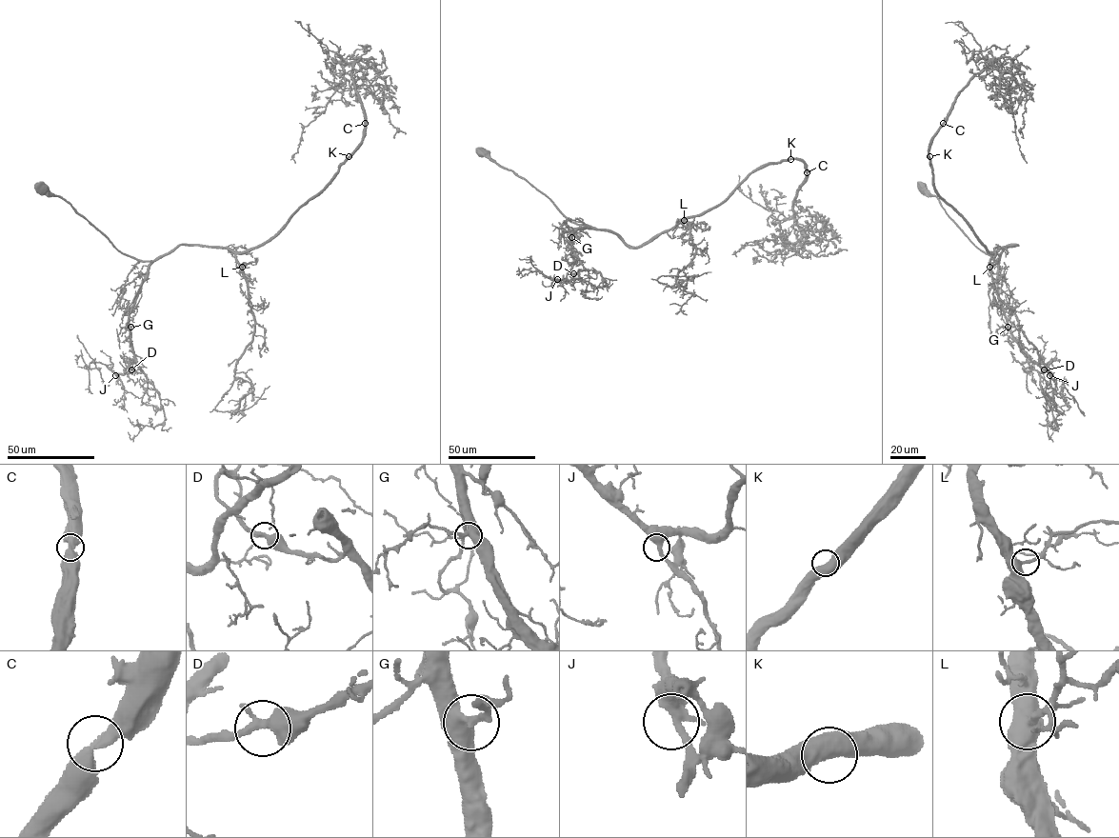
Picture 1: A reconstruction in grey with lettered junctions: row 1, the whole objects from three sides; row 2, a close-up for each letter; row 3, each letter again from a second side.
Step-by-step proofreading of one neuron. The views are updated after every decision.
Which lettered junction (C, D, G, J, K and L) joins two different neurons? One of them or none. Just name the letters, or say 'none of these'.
none of these

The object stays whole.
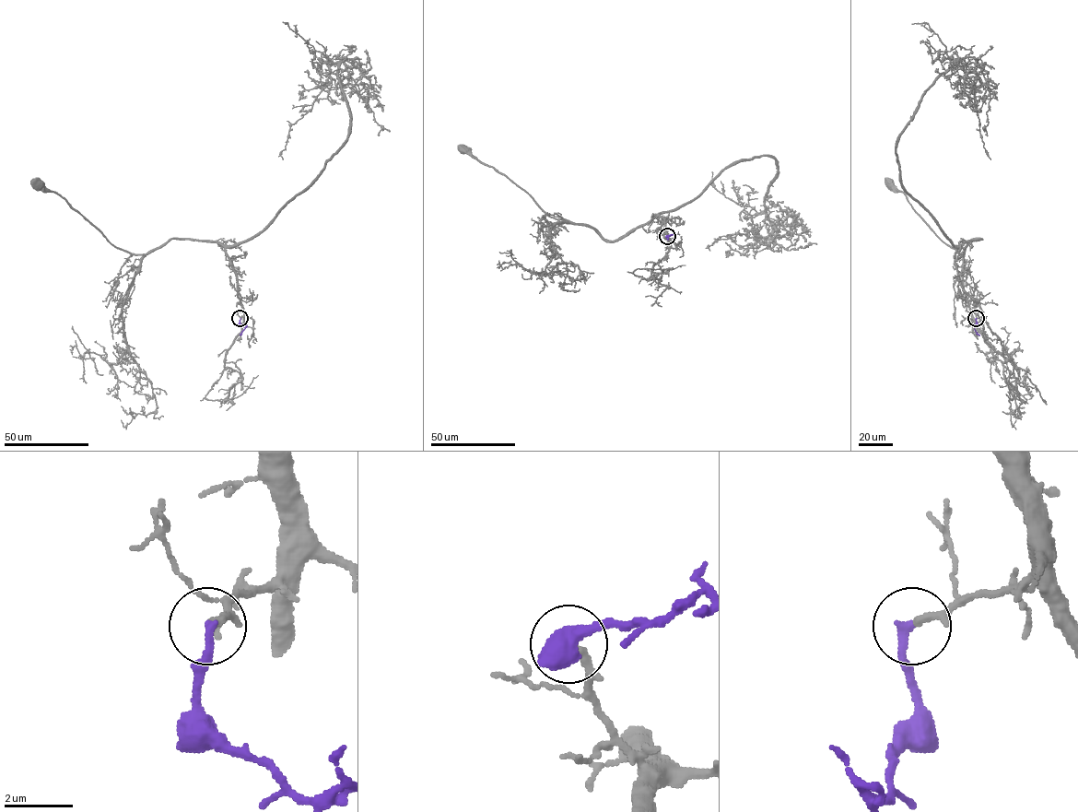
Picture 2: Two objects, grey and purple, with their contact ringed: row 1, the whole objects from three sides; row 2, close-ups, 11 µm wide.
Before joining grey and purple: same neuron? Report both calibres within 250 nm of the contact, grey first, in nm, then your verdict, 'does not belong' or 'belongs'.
220/280 nm | belongs

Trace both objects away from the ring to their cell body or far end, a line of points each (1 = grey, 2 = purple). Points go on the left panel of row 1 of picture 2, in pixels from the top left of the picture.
1: (240, 318), (243, 308), (236, 274), (222, 245), (170, 239), (146, 253), (129, 253), (64, 199), (36, 182)
2: (240, 318), (240, 323), (245, 328), (240, 335)

